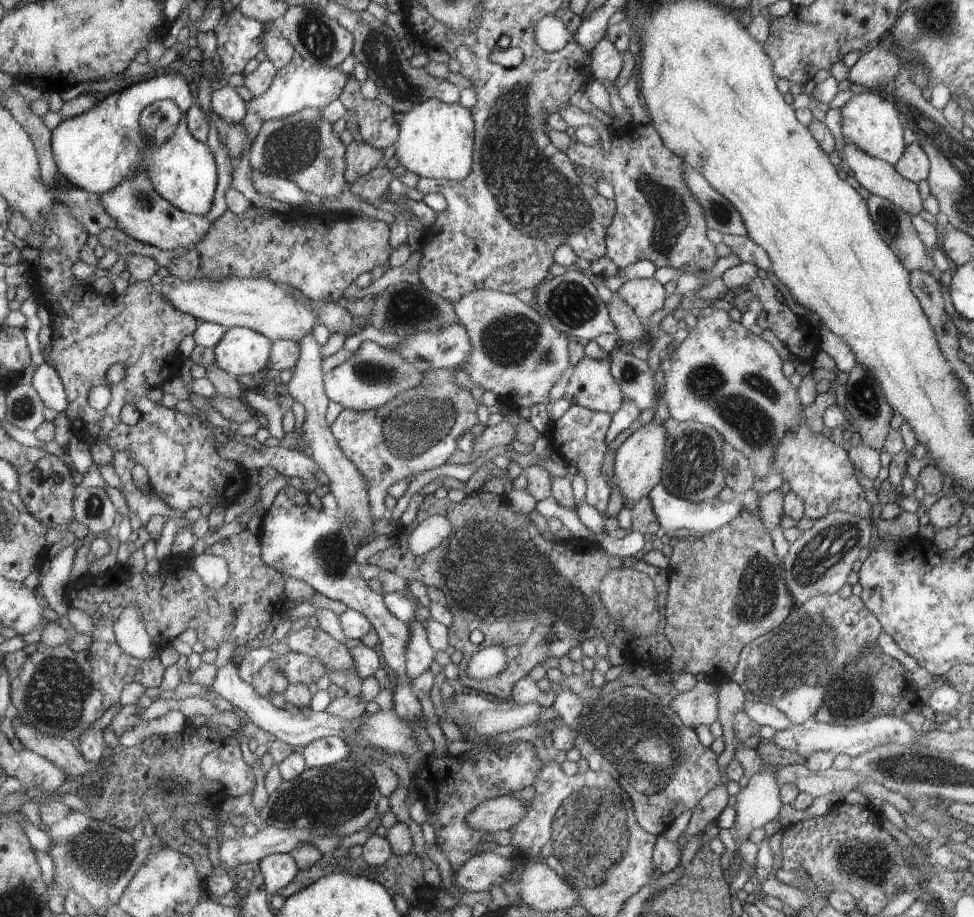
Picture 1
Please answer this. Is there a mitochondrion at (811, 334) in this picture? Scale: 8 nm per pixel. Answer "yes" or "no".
no

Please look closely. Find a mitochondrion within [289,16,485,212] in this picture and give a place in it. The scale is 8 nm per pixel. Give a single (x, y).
(379, 53)

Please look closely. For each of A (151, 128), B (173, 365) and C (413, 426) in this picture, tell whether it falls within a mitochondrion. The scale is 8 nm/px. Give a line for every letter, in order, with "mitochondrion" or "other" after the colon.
A: mitochondrion
B: other
C: mitochondrion

